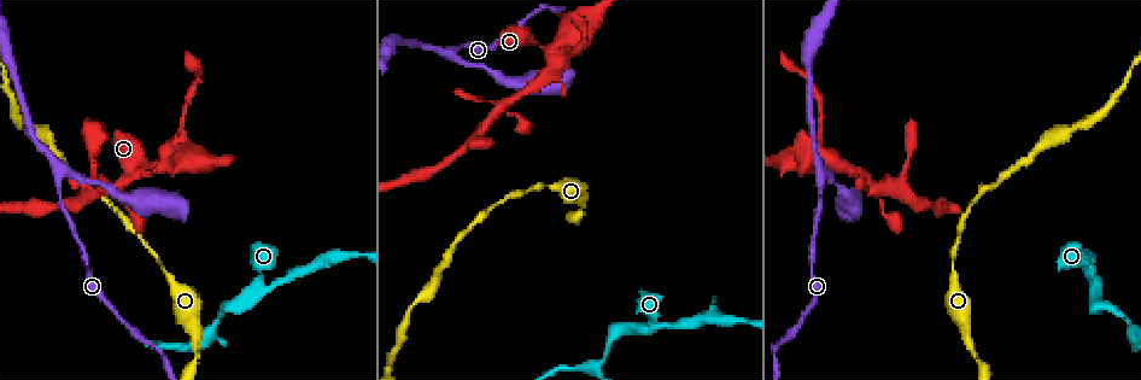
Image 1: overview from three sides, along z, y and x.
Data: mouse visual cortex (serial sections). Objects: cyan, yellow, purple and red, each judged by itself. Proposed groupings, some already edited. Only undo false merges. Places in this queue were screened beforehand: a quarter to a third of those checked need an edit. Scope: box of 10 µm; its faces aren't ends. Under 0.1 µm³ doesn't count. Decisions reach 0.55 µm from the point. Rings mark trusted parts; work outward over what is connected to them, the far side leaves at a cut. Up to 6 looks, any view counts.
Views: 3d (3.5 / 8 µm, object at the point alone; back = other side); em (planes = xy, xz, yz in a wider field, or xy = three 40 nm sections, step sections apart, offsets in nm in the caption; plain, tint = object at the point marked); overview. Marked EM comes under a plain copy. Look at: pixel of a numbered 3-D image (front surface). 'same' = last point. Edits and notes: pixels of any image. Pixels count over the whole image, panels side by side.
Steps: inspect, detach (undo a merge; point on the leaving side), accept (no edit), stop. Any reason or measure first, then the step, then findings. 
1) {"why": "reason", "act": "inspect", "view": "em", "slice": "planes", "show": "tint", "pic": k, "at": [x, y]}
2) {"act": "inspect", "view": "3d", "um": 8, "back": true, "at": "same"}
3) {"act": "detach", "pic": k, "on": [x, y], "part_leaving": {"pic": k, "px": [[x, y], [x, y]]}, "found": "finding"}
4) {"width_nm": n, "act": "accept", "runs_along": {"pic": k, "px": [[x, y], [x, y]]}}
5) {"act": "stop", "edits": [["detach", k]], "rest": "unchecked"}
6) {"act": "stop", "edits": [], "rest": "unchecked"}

{"why": "two arms in line, one across", "act": "inspect", "view": "3d", "um": 8, "pic": 1, "at": [258, 288]}

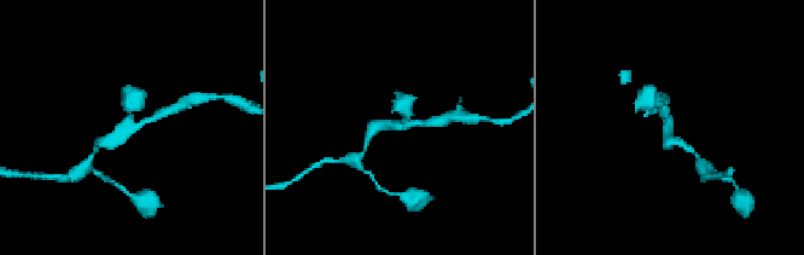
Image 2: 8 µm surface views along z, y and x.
{"arms": 3, "arm_widths_nm": [200, 200, 350], "act": "inspect", "view": "em", "slice": "xy", "step": 2, "show": "tint", "at": "same"}

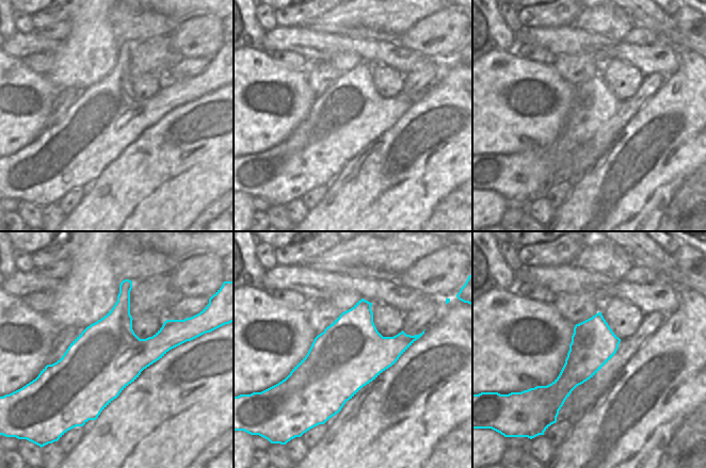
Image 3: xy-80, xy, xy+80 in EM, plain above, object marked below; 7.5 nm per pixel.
{"act": "accept", "runs_along": {"pic": 2, "px": [[134, 99], [128, 129], [102, 142]]}, "found": "continuous, no second cell"}

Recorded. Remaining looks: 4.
{"why": "abrupt turn", "act": "inspect", "view": "3d", "um": 3.5, "pic": 1, "at": [170, 159]}

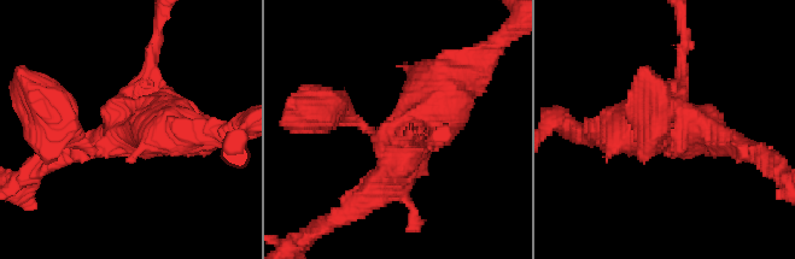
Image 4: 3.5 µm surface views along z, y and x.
{"act": "inspect", "view": "em", "slice": "xy", "step": 1, "show": "tint", "pic": 4, "at": [398, 141]}

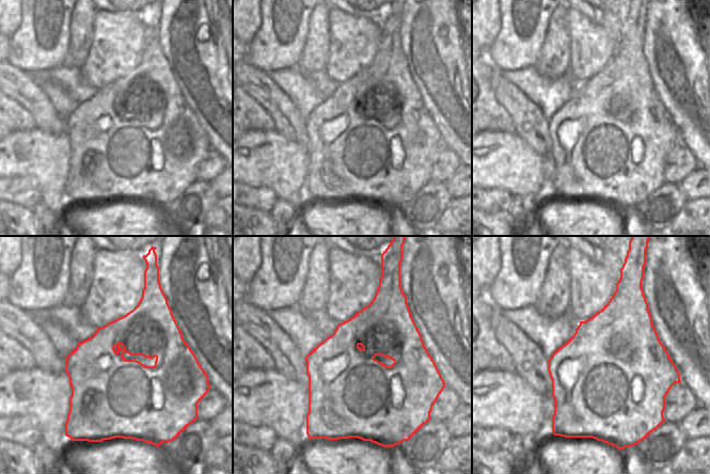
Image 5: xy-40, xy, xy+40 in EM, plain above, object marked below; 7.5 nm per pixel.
{"act": "inspect", "view": "em", "slice": "xy", "step": 5, "show": "tint", "at": "same"}

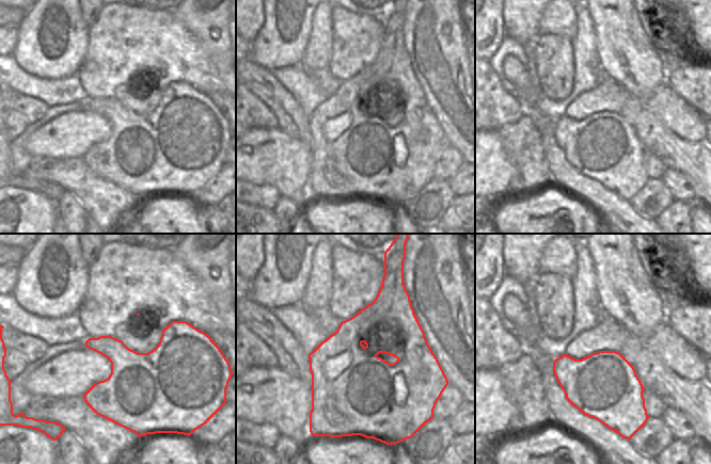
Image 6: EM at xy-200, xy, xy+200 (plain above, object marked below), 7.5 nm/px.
{"act": "accept", "found": "all the same cell"}

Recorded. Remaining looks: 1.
{"act": "stop", "edits": [], "rest": "unchecked"}

